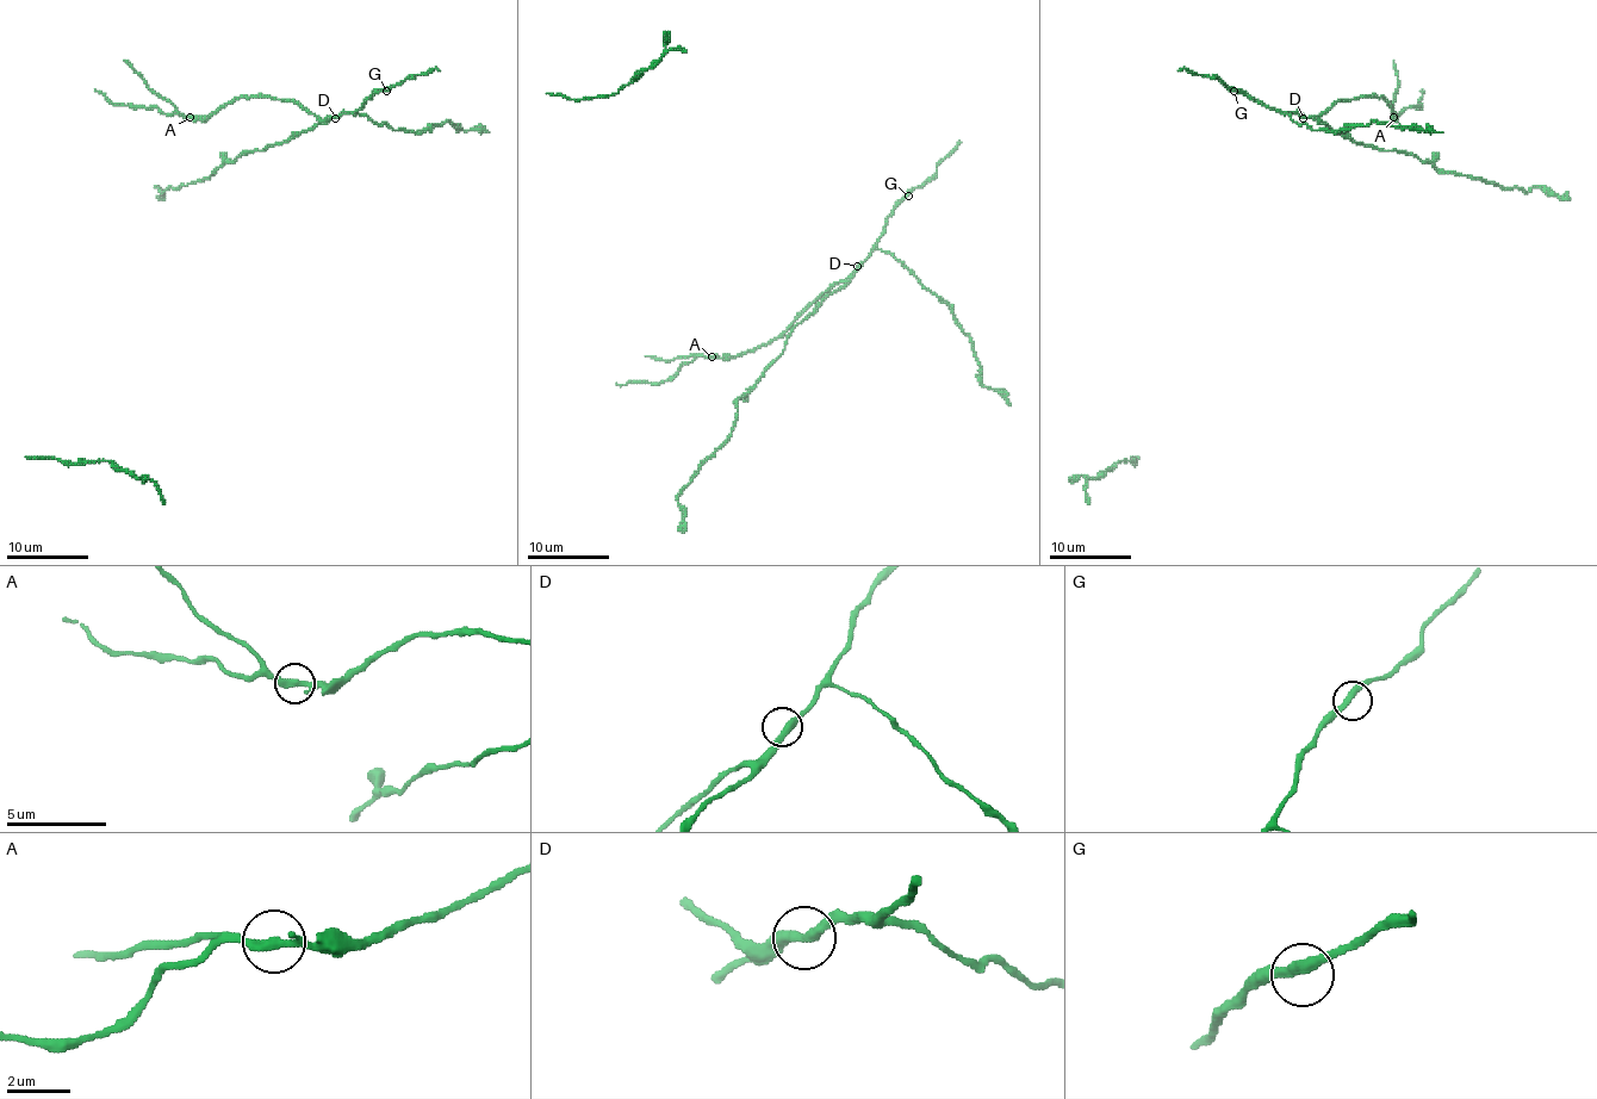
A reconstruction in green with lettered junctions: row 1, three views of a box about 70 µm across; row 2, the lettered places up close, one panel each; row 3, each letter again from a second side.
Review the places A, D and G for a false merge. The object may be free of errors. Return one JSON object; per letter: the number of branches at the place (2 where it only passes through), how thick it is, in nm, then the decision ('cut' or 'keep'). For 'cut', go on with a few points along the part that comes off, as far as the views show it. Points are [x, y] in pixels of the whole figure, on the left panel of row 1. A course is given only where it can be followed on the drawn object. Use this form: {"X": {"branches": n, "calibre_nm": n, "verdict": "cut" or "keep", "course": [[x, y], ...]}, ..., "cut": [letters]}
{"A": {"branches": 2, "calibre_nm": 320, "verdict": "keep"}, "D": {"branches": 2, "calibre_nm": 320, "verdict": "keep"}, "G": {"branches": 2, "calibre_nm": 320, "verdict": "keep"}, "cut": []}

